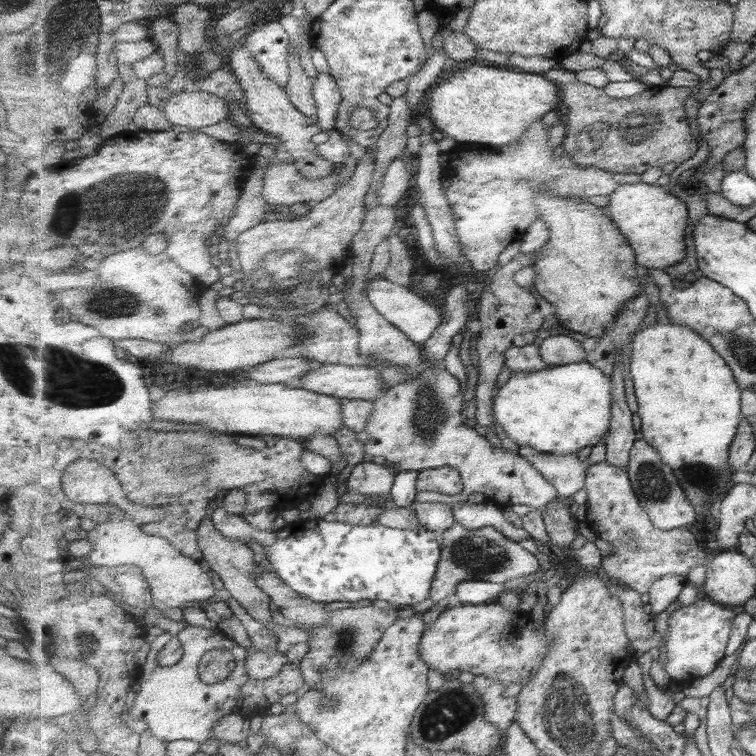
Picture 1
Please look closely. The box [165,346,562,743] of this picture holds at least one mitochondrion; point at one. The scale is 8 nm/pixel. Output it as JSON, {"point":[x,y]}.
{"point":[427,414]}

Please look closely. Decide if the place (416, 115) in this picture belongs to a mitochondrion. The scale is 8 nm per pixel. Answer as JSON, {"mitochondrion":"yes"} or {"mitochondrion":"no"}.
{"mitochondrion":"no"}

